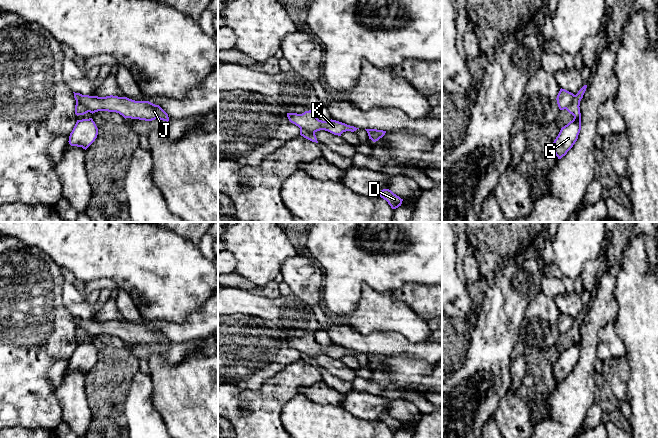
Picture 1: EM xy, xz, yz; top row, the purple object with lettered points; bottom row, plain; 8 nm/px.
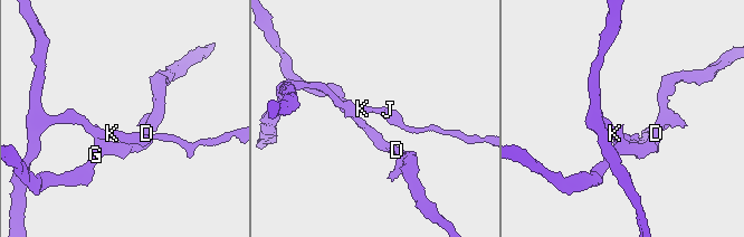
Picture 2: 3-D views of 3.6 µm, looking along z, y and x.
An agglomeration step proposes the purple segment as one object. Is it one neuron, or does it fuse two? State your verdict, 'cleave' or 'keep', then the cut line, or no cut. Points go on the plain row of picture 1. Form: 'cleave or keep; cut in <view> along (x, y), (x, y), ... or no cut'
cleave; cut in xy along (76, 324), (79, 324), (89, 335)

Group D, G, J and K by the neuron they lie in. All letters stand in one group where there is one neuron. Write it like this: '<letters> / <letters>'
D G / J K

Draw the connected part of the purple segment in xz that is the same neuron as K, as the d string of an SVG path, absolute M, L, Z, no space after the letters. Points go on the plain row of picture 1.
M311 334L305 335L302 338L287 337L287 341L291 347L295 348L300 353L306 353L313 357L325 354L334 359L341 360L343 356L354 356L359 353L332 343L330 345L319 344Z

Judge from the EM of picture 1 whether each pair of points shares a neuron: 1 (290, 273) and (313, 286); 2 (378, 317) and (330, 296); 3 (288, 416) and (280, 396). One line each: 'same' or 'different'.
1: same
2: different
3: different

